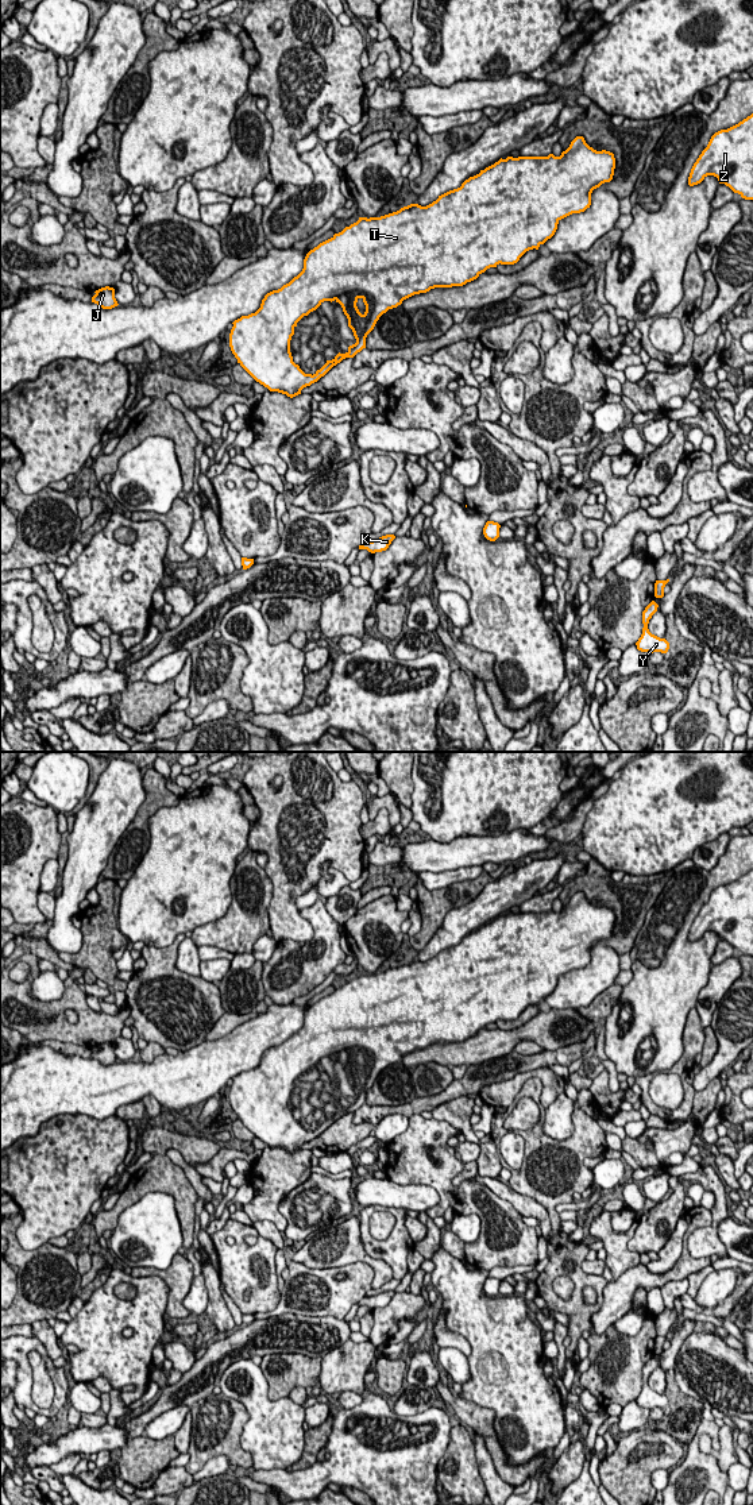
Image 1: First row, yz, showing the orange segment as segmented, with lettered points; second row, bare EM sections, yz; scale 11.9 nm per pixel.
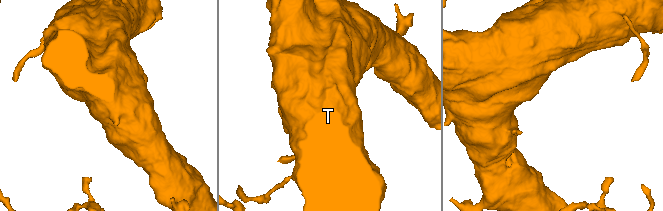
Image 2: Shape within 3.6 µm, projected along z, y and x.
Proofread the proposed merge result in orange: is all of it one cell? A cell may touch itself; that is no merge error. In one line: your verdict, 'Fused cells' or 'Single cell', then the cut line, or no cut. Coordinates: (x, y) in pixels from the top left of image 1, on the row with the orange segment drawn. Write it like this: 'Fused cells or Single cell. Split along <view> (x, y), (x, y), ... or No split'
Single cell. No split

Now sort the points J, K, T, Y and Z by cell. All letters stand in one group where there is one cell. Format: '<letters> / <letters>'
J K T Y Z

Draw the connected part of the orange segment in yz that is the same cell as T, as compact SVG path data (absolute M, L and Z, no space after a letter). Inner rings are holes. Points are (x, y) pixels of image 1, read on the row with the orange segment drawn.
M576 136L560 157L507 157L480 170L466 180L460 188L449 190L432 204L421 207L410 204L397 212L381 217L359 217L359 220L331 239L310 250L304 259L302 271L289 283L264 296L260 308L248 316L235 320L229 333L229 347L238 363L270 391L278 391L293 398L301 390L324 377L333 366L345 358L354 358L366 348L366 337L374 329L379 317L397 308L403 300L426 293L435 288L463 286L476 279L490 267L514 265L529 250L538 250L551 239L561 219L584 212L591 205L591 193L614 175L615 158L606 150L596 151L583 136ZM324 301L336 301L348 319L356 343L345 354L337 354L313 375L305 374L293 362L290 340L297 323L316 310Z

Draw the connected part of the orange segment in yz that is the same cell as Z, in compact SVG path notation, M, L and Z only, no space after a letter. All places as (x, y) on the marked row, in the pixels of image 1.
M753 113L738 124L715 132L694 163L688 185L707 175L718 178L745 200L753 200Z

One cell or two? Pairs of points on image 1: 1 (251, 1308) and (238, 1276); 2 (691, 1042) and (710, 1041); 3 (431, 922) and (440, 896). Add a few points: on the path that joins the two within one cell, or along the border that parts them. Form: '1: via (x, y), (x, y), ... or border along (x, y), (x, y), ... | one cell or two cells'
1: via (243, 1303), (238, 1297), (238, 1284) | one cell
2: border along (705, 1029), (705, 1044), (701, 1052) | two cells
3: via (432, 915), (436, 903) | one cell

